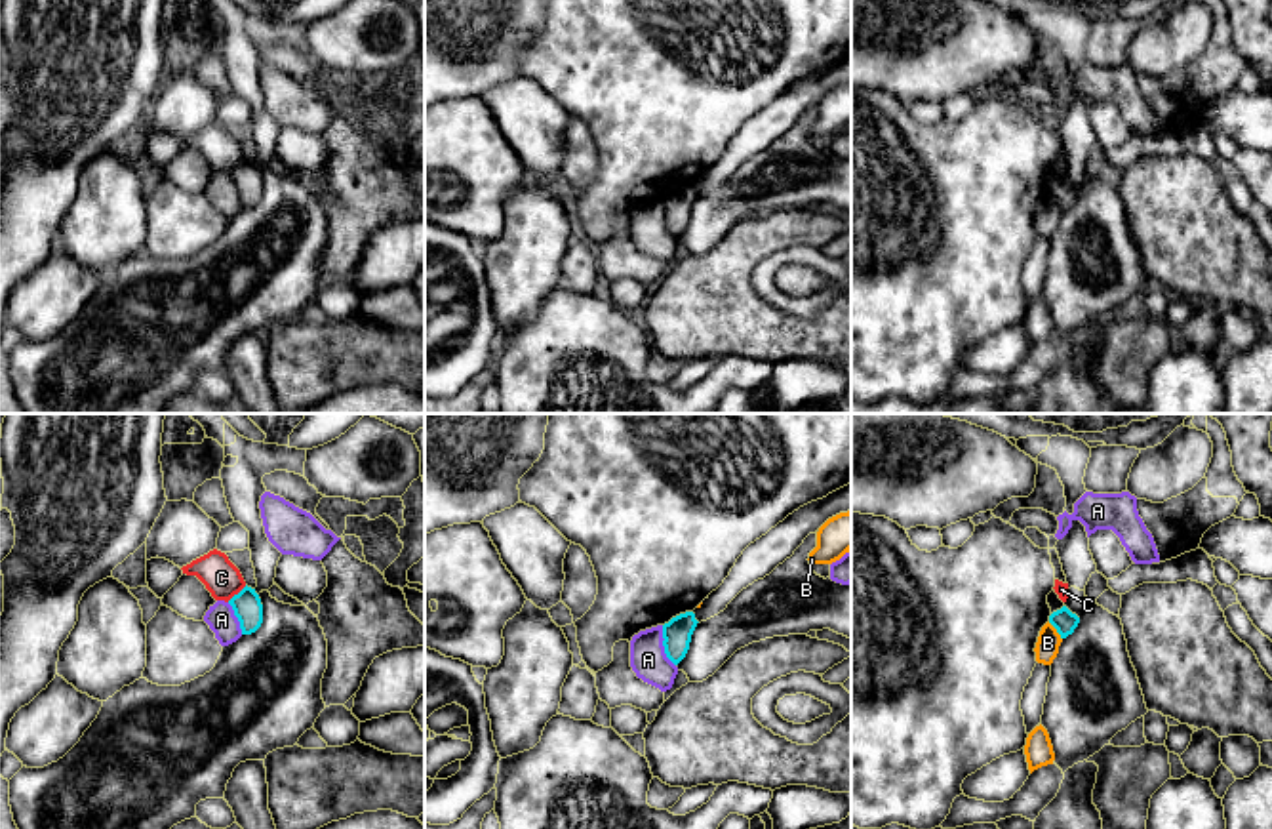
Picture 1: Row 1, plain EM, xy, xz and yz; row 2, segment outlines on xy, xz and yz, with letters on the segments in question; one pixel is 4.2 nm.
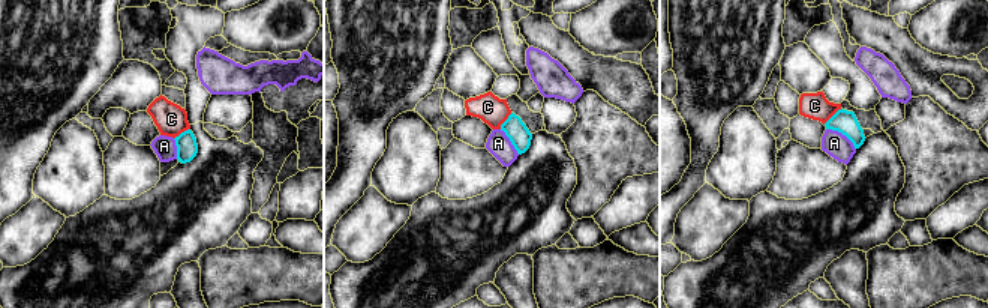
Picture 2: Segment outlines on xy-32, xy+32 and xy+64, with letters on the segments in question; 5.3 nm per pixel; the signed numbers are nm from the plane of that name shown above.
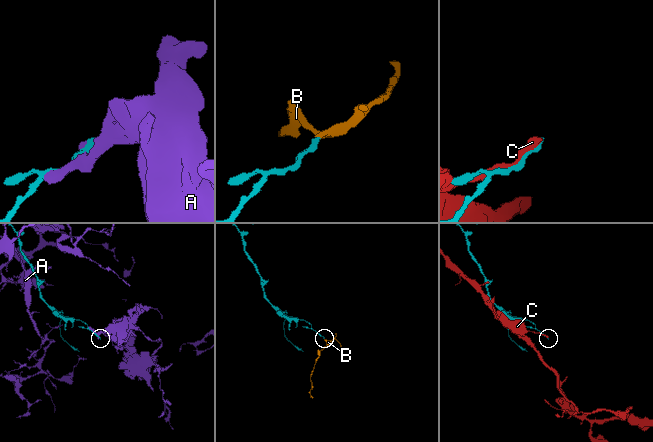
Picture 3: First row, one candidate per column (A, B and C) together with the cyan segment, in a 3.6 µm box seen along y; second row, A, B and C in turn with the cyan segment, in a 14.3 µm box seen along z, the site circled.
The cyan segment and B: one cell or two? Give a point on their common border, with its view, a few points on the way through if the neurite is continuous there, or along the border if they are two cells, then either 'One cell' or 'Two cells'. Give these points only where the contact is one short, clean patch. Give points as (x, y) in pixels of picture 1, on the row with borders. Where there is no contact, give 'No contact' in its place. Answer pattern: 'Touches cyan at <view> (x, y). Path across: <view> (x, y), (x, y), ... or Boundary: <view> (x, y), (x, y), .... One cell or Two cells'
Touches cyan at yz (1057, 631). Boundary: yz (1048, 622), (1061, 639). Two cells

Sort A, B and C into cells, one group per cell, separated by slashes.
A / B / C

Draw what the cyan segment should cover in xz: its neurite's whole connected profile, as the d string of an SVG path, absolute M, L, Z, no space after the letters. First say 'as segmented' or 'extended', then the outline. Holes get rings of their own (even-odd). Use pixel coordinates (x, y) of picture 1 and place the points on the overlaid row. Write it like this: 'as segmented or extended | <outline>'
as segmented | M686 612L663 625L665 654L674 665L686 657L697 623L695 614Z

